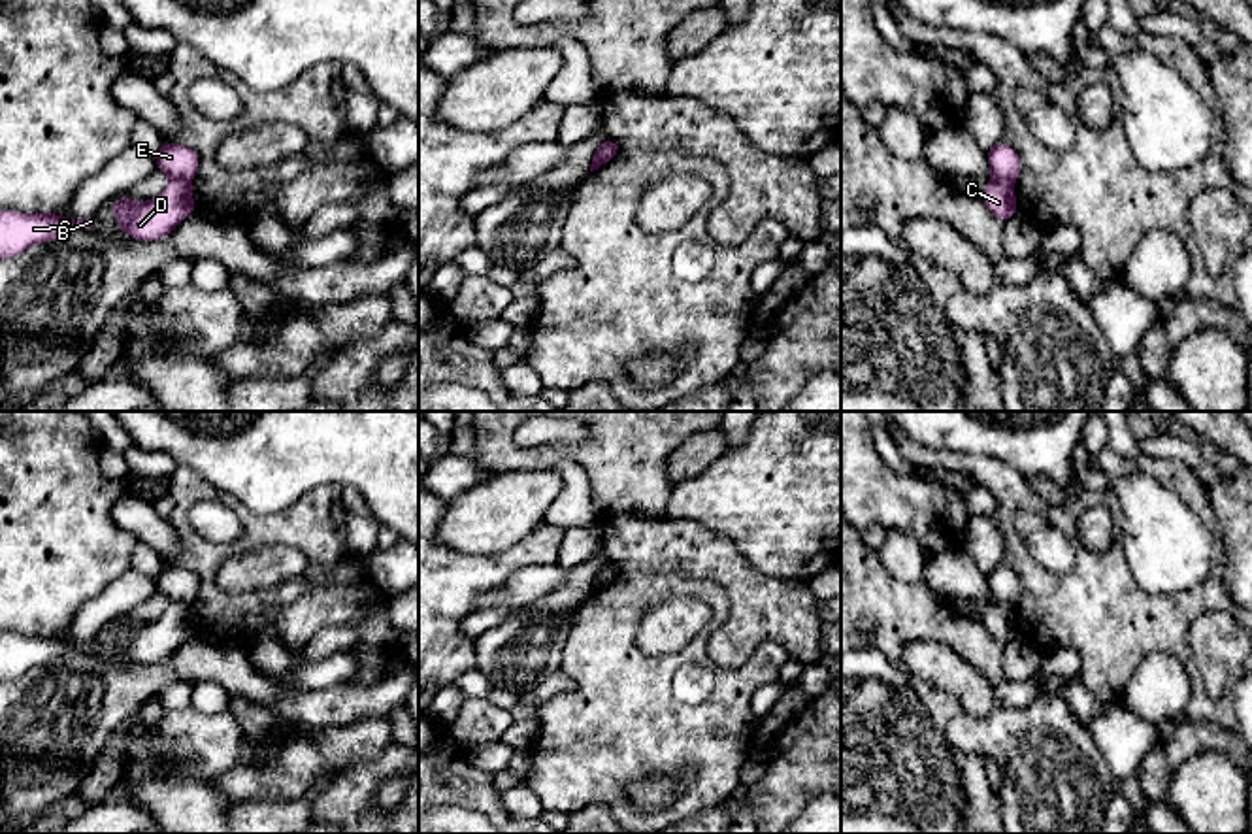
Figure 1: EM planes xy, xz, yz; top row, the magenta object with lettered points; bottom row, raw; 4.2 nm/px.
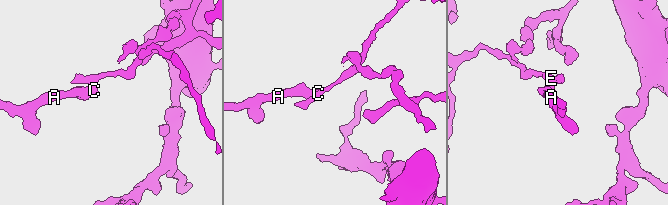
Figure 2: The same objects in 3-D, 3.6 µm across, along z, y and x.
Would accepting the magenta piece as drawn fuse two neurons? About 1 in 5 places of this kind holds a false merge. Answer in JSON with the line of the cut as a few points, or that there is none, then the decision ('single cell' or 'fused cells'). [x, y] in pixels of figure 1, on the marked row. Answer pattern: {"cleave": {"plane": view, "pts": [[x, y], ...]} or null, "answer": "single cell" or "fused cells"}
{"cleave": {"plane": "xz", "pts": [[613, 142], [608, 155], [593, 163]]}, "answer": "fused cells"}

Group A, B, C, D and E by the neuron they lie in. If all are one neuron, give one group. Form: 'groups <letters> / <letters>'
groups A B C D / E

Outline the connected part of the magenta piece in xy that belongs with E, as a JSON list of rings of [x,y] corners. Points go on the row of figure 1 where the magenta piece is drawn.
[[[164,143],[156,147],[156,170],[172,179],[192,181],[200,166],[200,155],[181,143]]]

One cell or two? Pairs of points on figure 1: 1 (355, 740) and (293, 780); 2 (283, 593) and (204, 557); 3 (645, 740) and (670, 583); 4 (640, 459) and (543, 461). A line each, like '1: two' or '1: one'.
1: one
2: one
3: one
4: one

